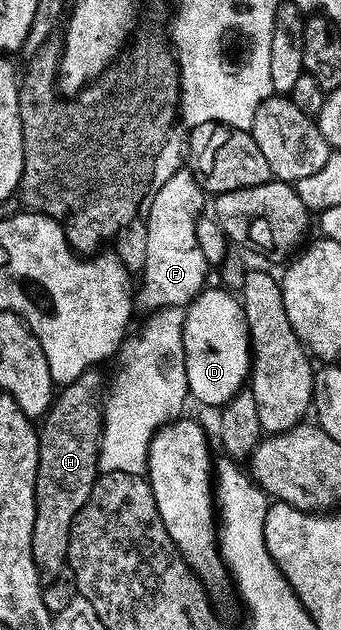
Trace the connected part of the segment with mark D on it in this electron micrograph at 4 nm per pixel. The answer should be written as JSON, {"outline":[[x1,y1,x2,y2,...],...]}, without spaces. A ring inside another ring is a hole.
{"outline":[[213,285,207,286,185,308,184,321,184,357,186,358,186,372,190,395,200,402,207,403,215,409,221,408,226,402,234,398,237,391,243,390,252,366,250,354,250,331,246,328,246,318,242,312,242,305,237,294,229,295]]}

